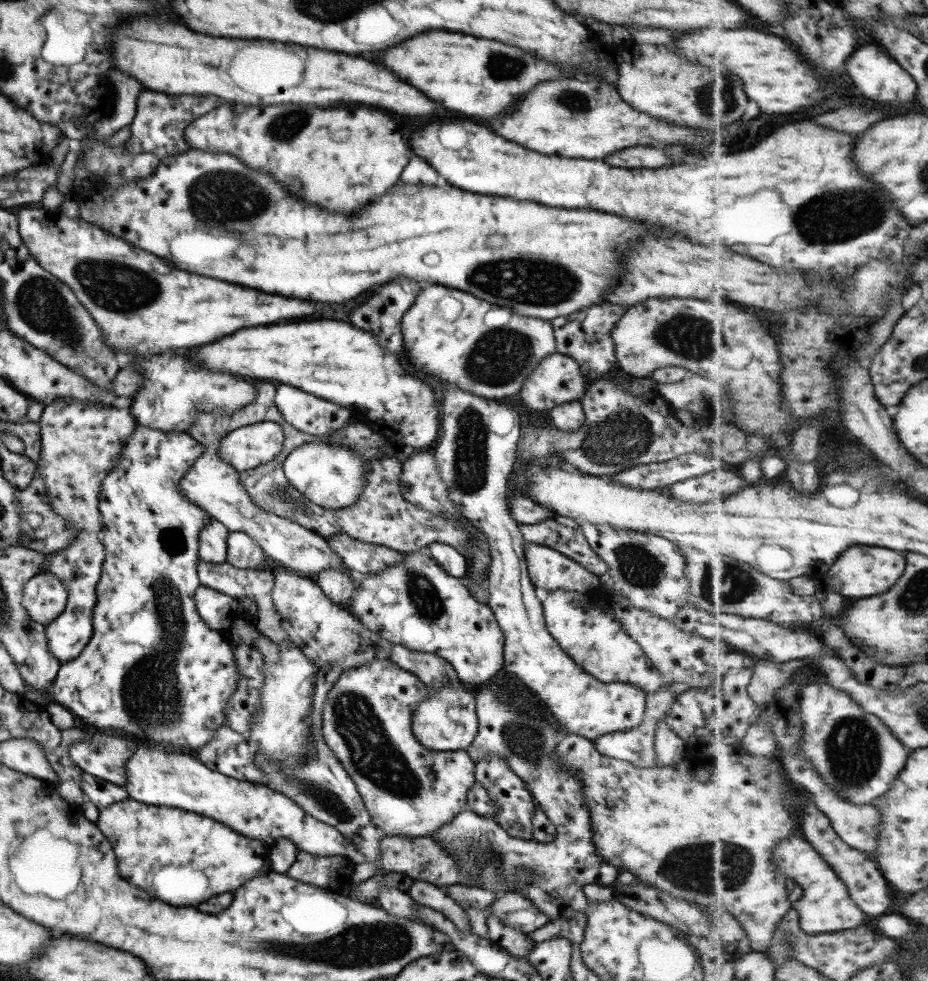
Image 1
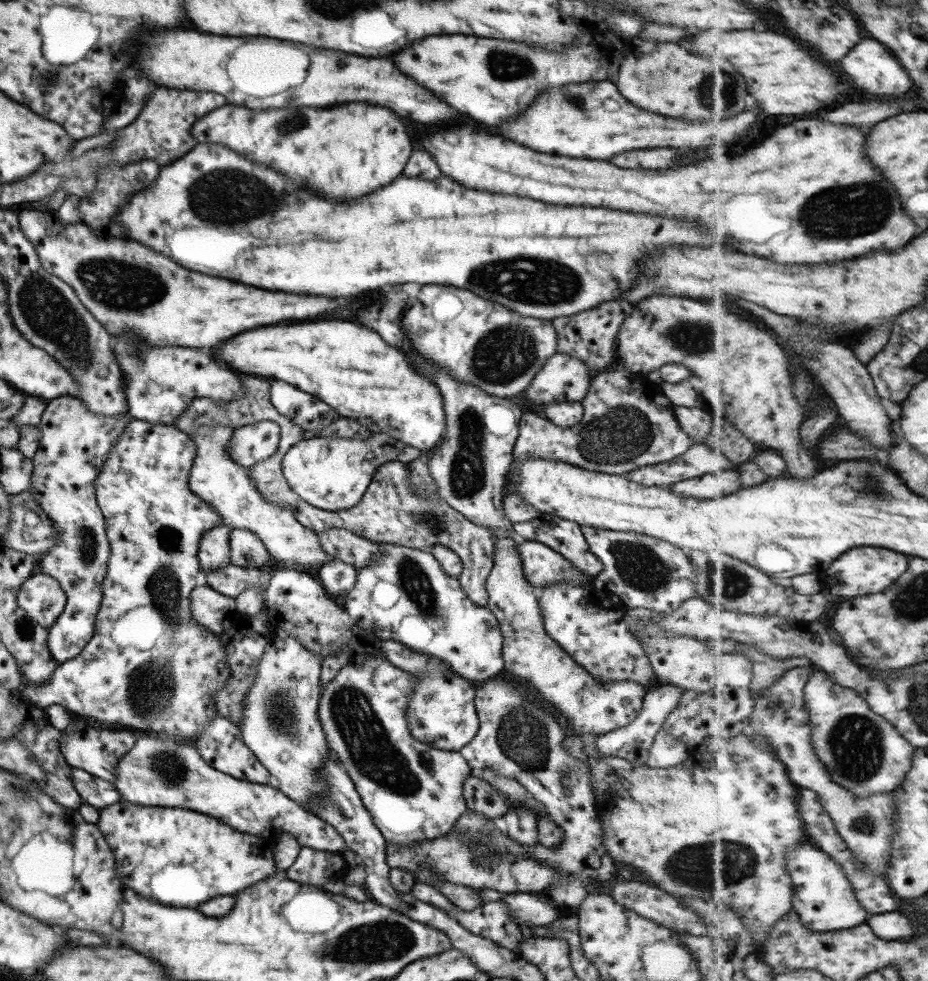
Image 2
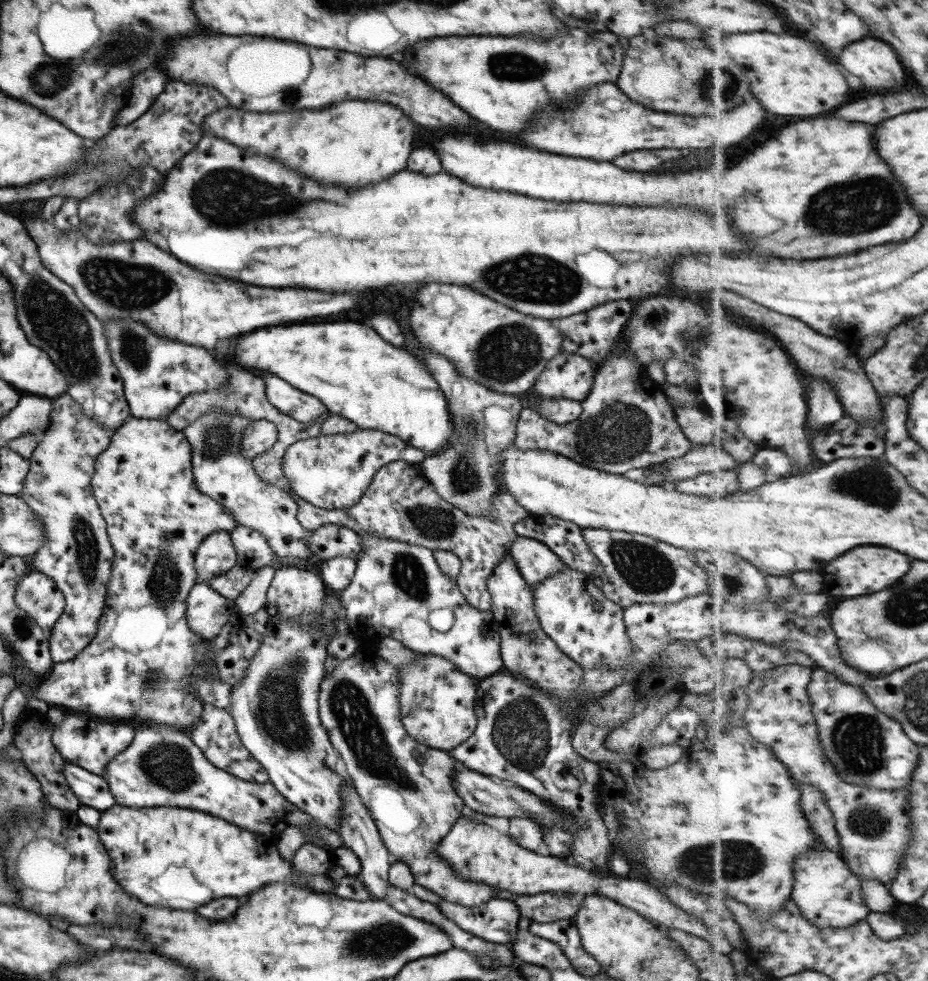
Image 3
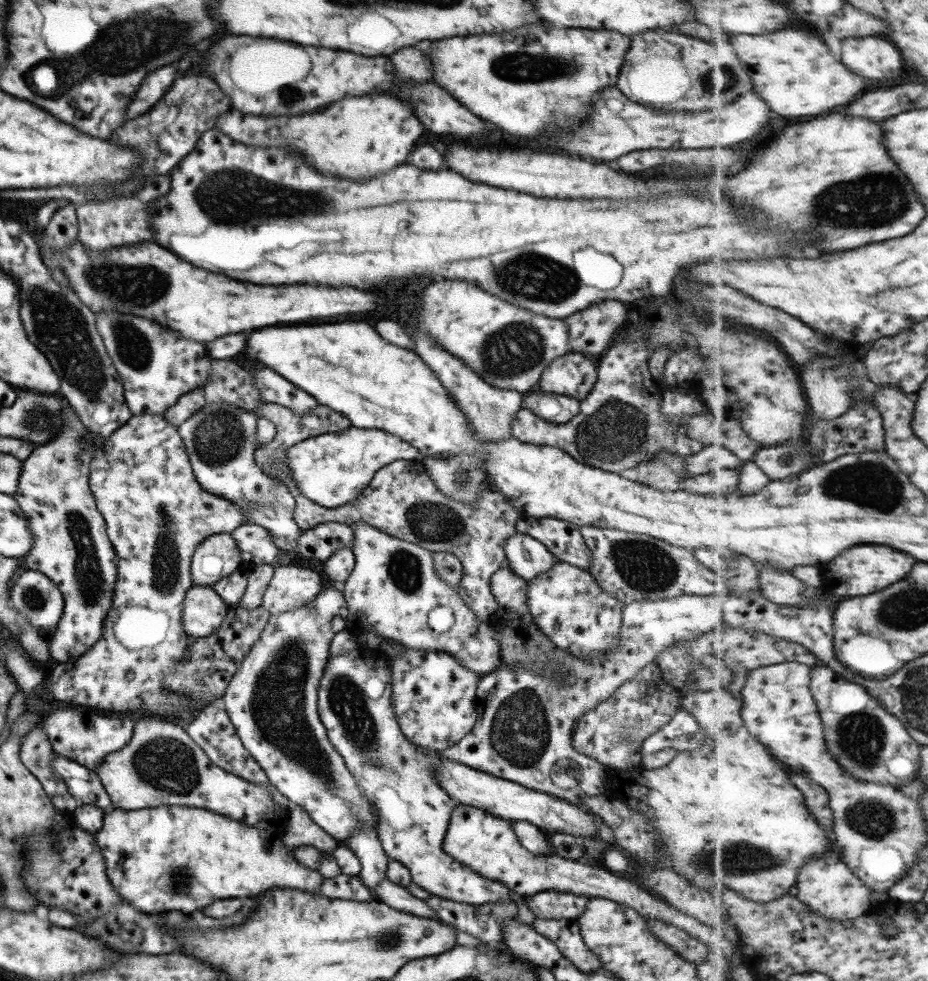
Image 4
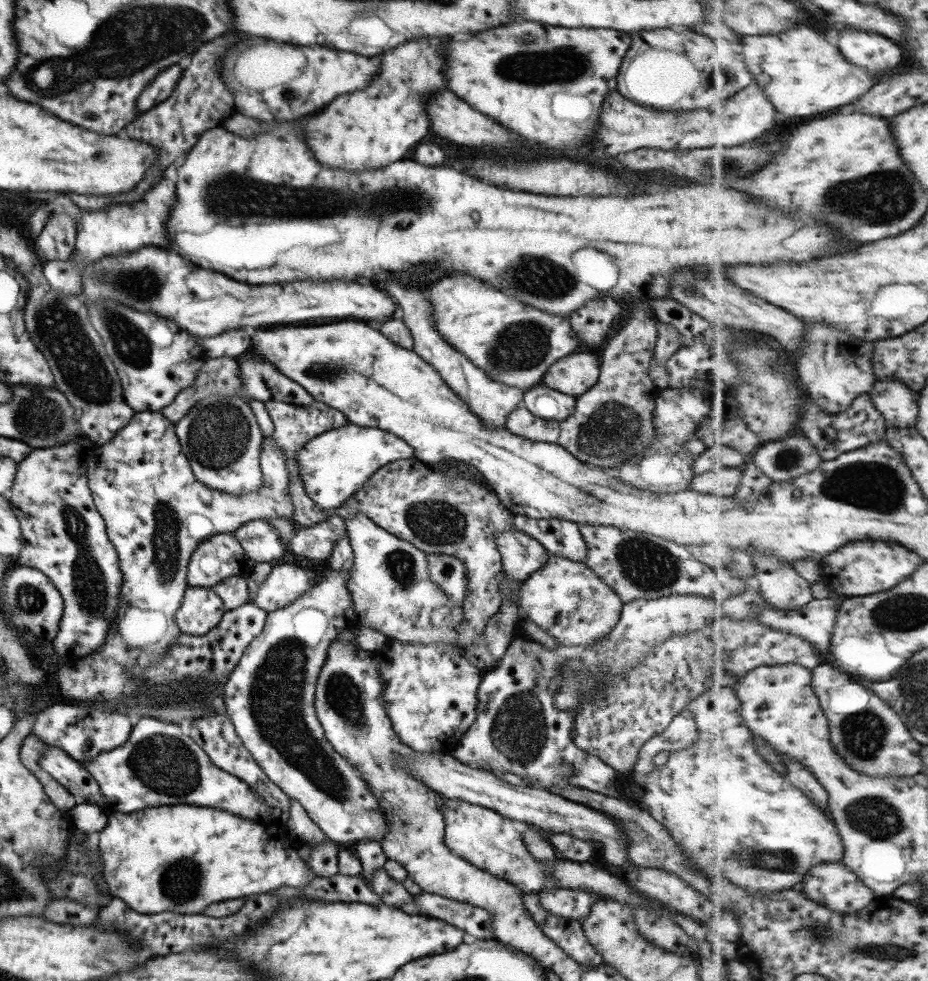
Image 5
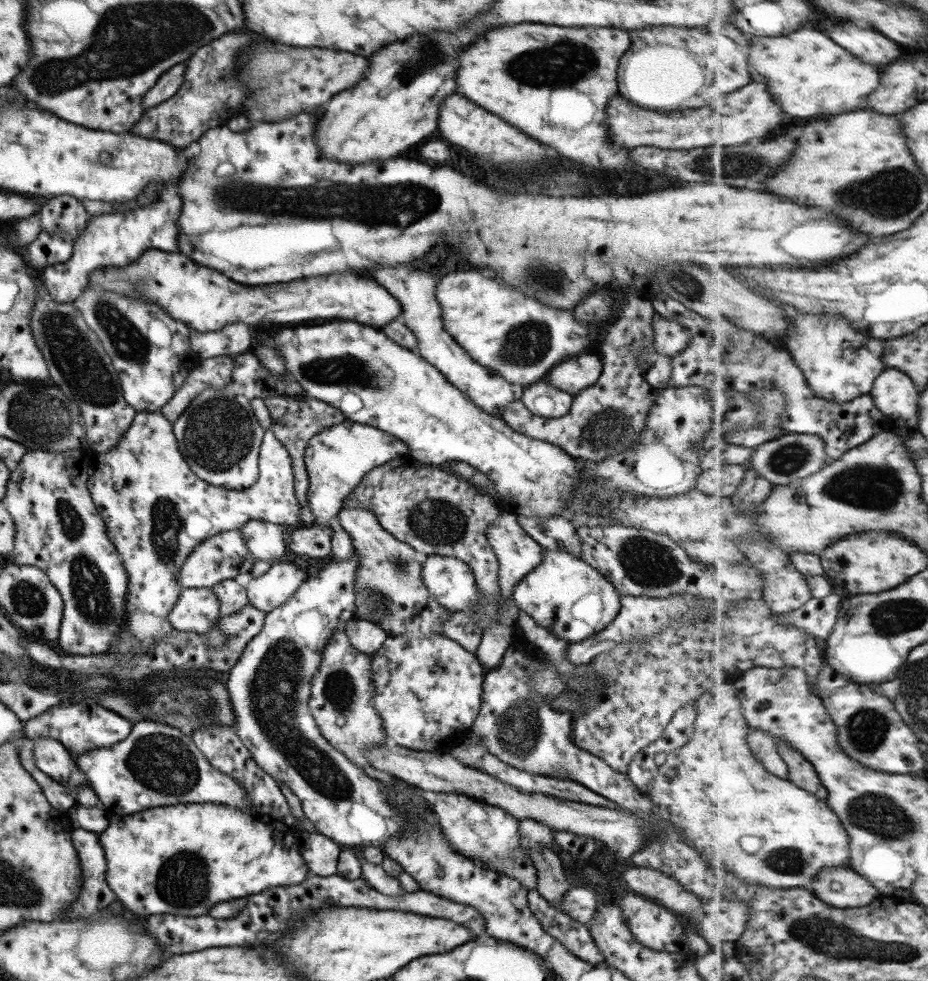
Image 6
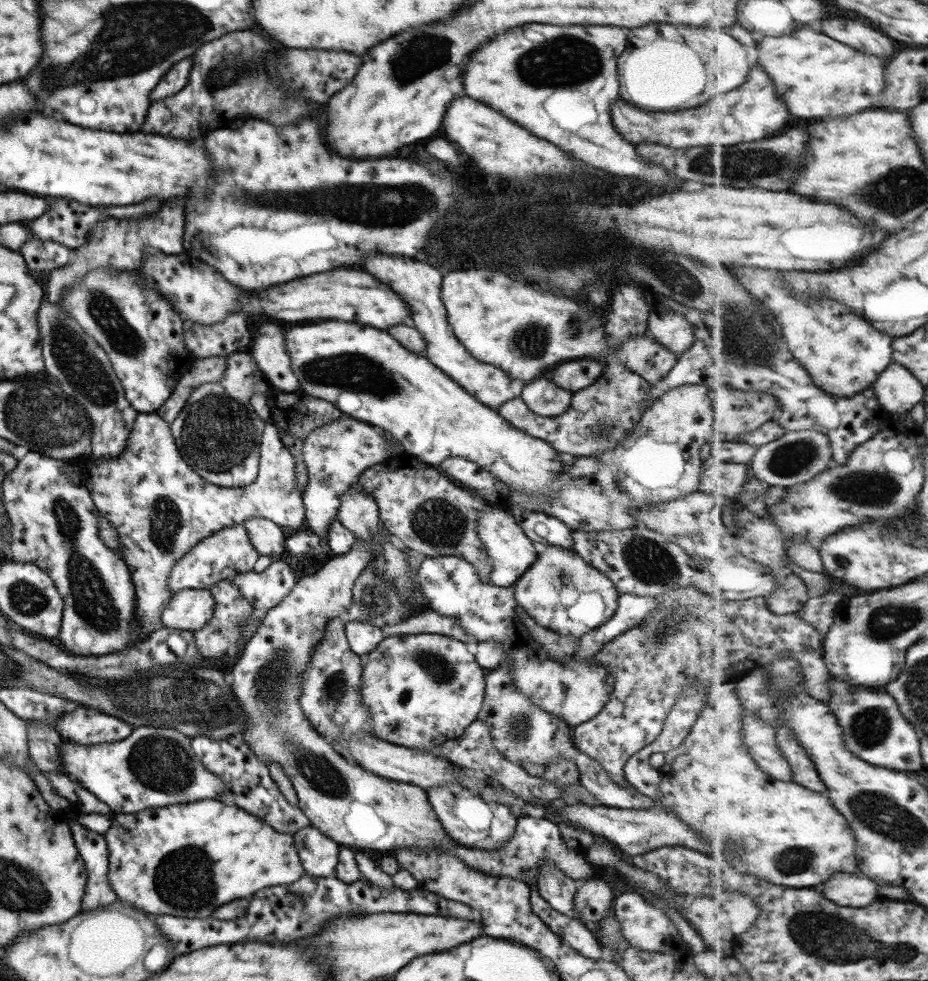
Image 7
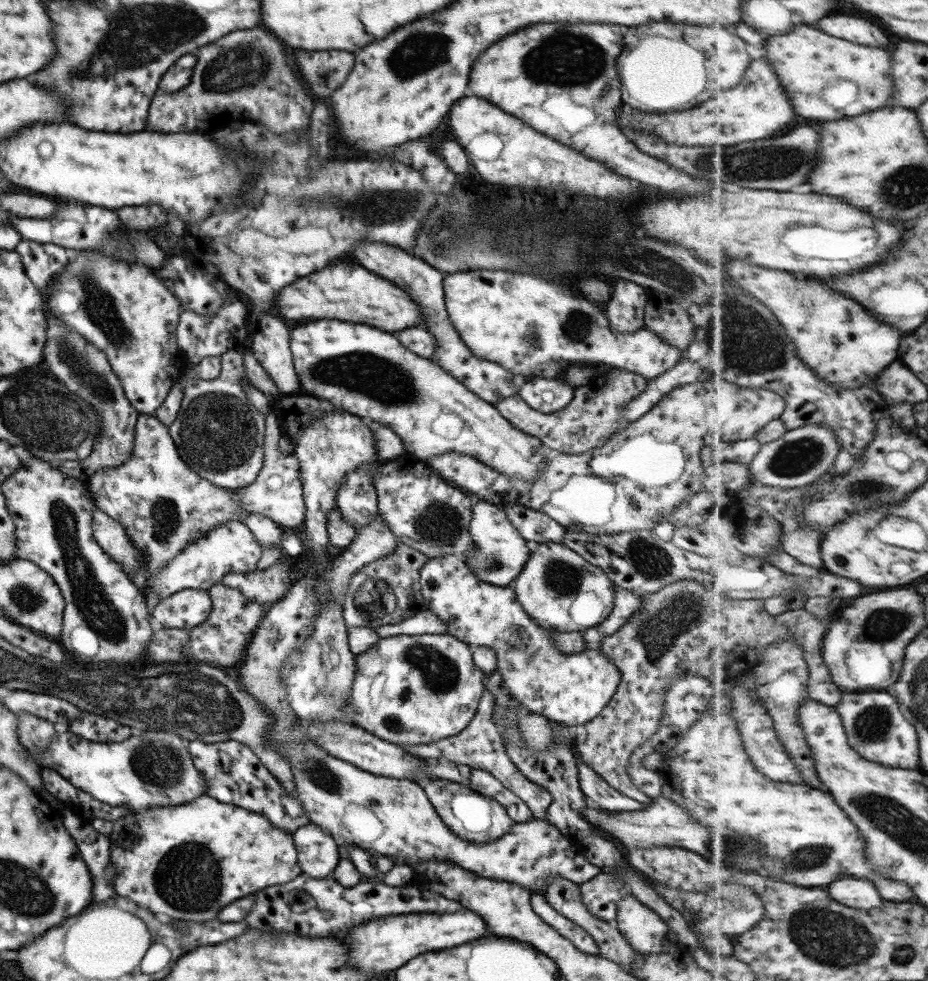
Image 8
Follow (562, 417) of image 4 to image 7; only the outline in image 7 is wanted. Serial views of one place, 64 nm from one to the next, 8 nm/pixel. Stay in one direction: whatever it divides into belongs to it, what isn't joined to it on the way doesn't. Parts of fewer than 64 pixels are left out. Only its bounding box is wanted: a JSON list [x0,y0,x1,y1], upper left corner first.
[519,376,572,416]

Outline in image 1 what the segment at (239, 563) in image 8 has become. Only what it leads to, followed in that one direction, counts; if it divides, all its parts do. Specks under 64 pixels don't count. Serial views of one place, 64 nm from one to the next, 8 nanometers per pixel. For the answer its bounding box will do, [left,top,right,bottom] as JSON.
[198,519,228,563]

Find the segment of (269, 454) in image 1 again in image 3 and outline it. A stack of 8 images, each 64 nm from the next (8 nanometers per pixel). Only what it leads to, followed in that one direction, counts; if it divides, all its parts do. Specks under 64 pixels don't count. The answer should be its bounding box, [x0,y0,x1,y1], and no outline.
[238,420,277,460]

